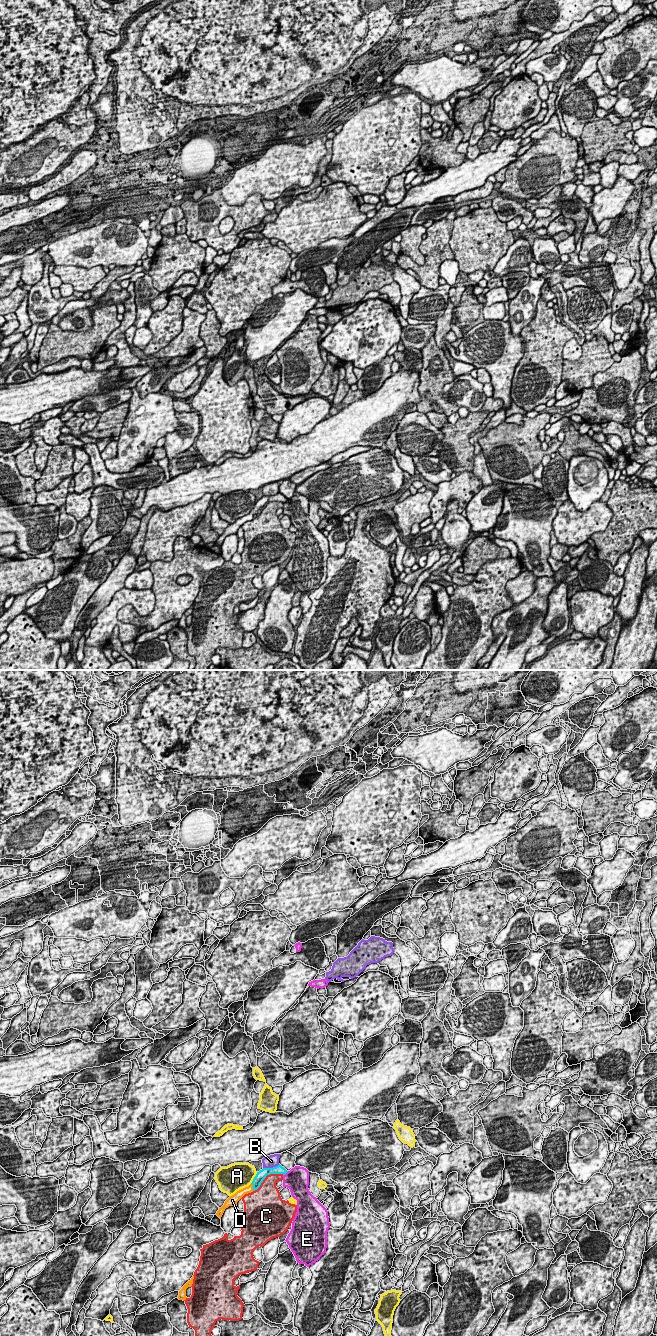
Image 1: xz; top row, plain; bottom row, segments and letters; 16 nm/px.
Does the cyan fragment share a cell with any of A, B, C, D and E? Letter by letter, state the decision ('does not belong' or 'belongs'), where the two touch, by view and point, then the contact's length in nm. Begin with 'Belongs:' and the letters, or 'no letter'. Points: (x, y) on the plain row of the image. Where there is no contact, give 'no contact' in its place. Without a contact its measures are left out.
Belongs: D
A: does not belong; meets cyan in xz at (254, 506); contact 220 nm long
B: does not belong; meets cyan in xz at (271, 496); contact 280 nm long
C: does not belong; meets cyan in xz at (266, 503); contact 550 nm long
D: belongs; meets cyan in xz at (253, 515); contact 130 nm long
E: does not belong; meets cyan in xz at (285, 501); contact 120 nm long

